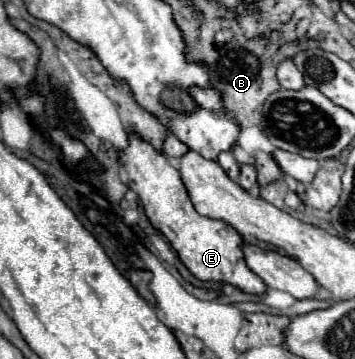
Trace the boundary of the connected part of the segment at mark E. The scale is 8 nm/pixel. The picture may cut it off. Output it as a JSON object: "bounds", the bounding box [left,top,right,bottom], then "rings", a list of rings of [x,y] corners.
{"bounds":[121,134,267,296],"rings":[[[131,134],[129,146],[125,148],[125,156],[121,156],[121,162],[129,174],[127,186],[139,194],[151,224],[171,242],[181,262],[195,278],[203,282],[231,284],[241,292],[255,296],[267,292],[267,284],[245,264],[245,240],[241,238],[241,234],[231,224],[201,216],[193,208],[179,170],[175,168],[175,164],[169,164],[165,154],[157,152],[149,142],[141,140],[137,134]]]}

